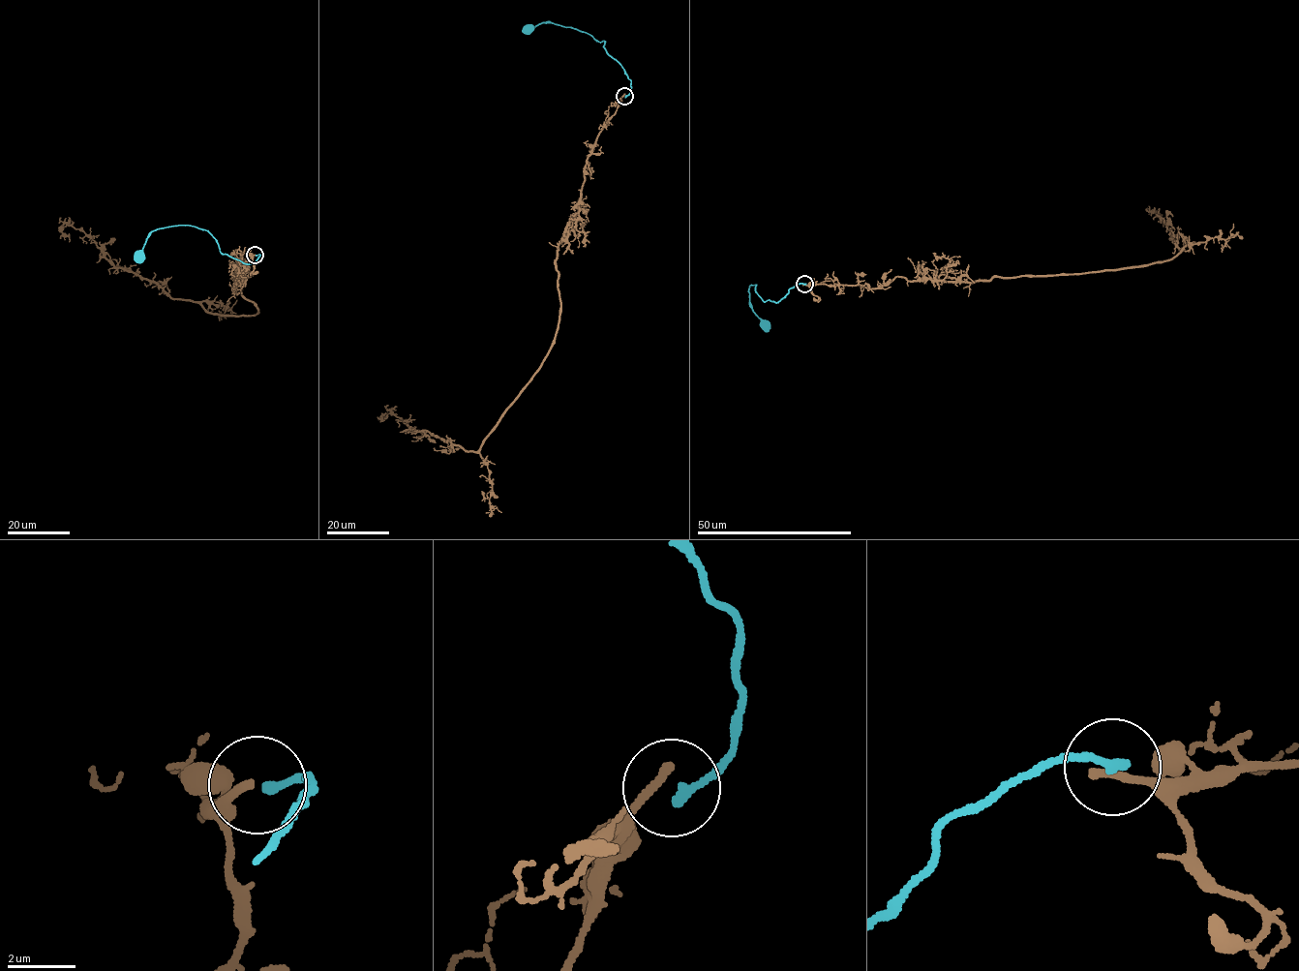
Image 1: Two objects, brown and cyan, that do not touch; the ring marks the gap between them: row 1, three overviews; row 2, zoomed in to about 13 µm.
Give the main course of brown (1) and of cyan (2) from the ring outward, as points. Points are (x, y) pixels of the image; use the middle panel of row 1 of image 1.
1: (624, 95), (588, 159), (579, 212), (558, 249), (555, 342), (480, 447), (466, 451), (392, 414), (384, 418)
2: (625, 96), (630, 92), (630, 80), (608, 54), (604, 41), (599, 42), (586, 32), (545, 21), (528, 29)

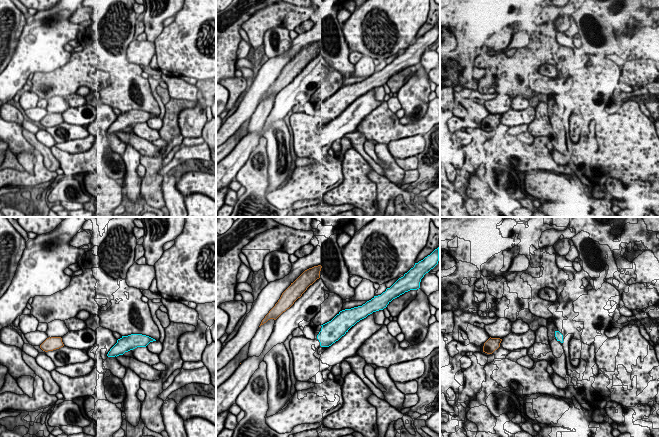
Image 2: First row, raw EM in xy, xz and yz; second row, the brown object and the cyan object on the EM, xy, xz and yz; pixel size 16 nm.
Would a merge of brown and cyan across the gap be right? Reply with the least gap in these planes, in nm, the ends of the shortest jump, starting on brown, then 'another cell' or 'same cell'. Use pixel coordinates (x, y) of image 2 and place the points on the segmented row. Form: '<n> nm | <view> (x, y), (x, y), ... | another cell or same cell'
550 nm | xz (293, 303), (321, 325) | another cell

